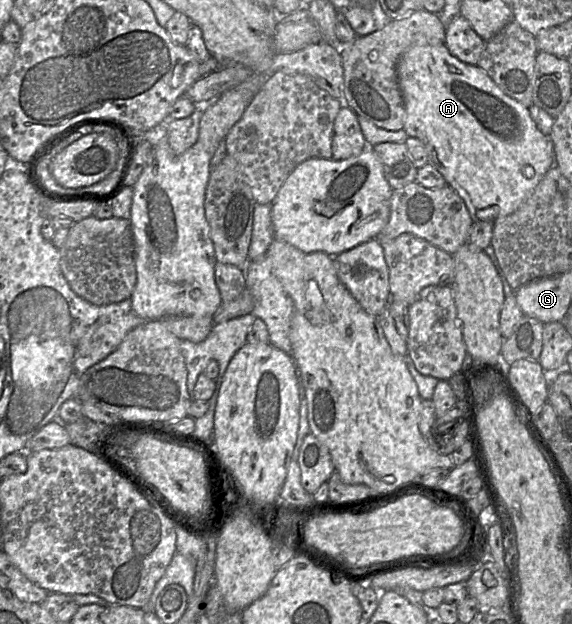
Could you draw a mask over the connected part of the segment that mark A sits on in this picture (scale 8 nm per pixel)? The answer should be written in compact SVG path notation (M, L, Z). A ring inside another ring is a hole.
M445 44L414 45L406 50L401 55L397 64L397 78L405 108L403 130L407 133L408 137L417 138L424 144L428 156L428 163L438 170L444 177L447 186L454 189L464 201L473 222L494 222L498 218L515 212L530 196L549 169L555 165L552 141L548 136L543 135L538 130L530 117L528 108L503 93L481 68L463 63L451 55Z

